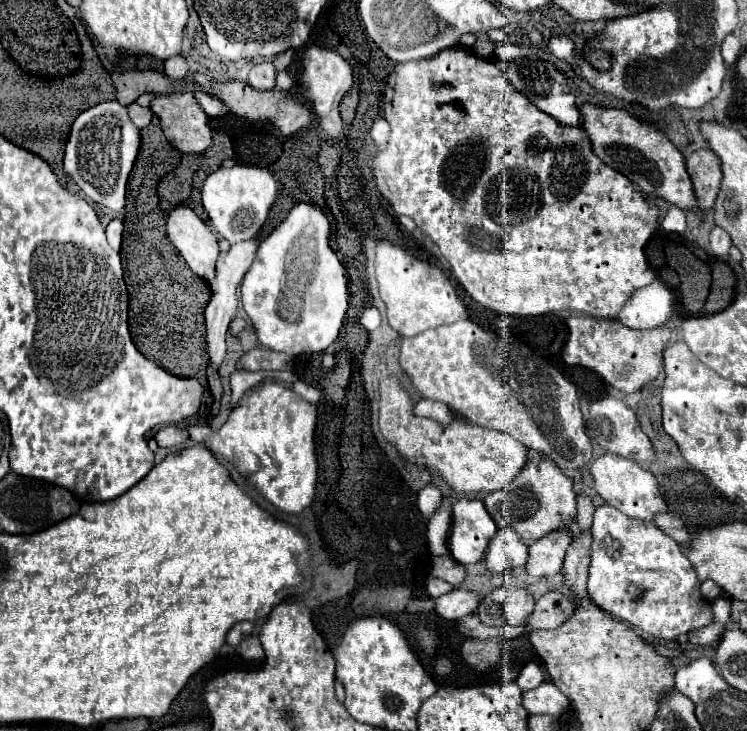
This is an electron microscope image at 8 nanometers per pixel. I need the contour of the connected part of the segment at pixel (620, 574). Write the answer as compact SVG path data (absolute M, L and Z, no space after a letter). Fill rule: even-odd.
M604 504L594 512L592 540L594 544L592 544L592 562L590 562L590 576L588 576L588 596L606 614L610 614L612 618L624 620L634 628L646 632L648 636L664 642L714 622L712 606L708 606L706 598L700 594L700 580L692 564L682 554L678 542L668 538L662 530L658 530L654 522L628 518L616 508Z

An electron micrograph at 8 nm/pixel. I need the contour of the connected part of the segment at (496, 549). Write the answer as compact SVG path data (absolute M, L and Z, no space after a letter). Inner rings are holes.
M498 528L488 550L484 552L484 564L490 572L504 572L518 566L524 566L528 558L528 548L520 542L518 534L508 528Z

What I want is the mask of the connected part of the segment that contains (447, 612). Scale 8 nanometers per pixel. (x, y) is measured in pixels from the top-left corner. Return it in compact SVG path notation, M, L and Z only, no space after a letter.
M452 590L450 594L444 594L436 598L436 612L446 620L458 620L468 614L472 614L480 604L480 594L472 590Z

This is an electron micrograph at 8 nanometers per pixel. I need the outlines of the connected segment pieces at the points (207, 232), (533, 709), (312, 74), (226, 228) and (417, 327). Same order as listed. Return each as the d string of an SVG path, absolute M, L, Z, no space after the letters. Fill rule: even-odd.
M176 206L170 212L166 232L192 272L210 282L220 254L216 234L188 206Z
M542 682L538 688L524 692L524 706L530 714L564 714L566 696L554 682Z
M316 46L306 50L304 72L300 78L304 96L318 116L326 116L336 96L344 96L354 84L352 66L340 54Z
M232 166L218 168L202 184L202 204L210 216L214 230L228 242L242 242L256 236L266 222L268 210L276 200L276 180L266 168Z
M378 242L376 278L378 278L380 298L386 302L388 322L402 336L416 336L424 330L468 318L468 310L458 298L448 276L438 266L420 262L398 246L392 246L388 242Z

